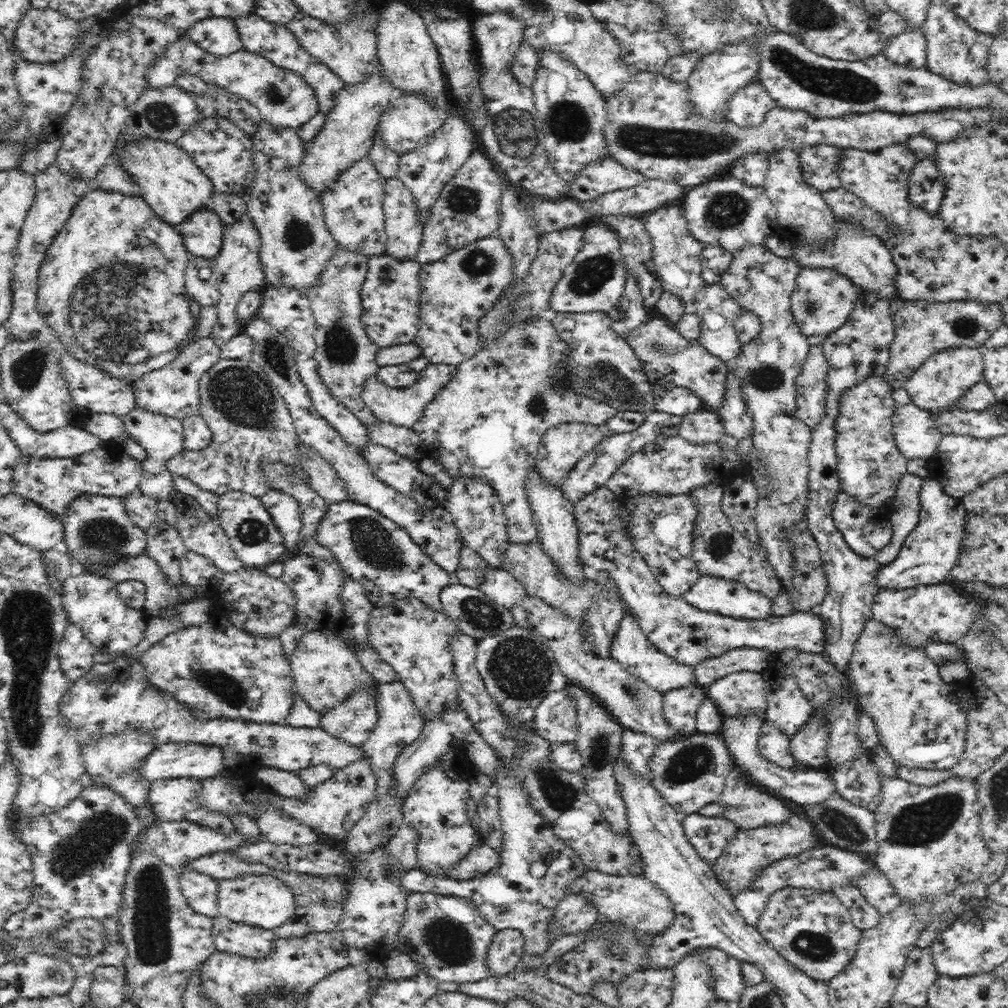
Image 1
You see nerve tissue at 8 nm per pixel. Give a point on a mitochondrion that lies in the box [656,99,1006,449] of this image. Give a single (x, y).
(726, 211)

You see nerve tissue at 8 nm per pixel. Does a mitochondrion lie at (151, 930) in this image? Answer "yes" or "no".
yes

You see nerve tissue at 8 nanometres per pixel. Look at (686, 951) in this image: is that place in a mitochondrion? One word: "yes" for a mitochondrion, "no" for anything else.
no

